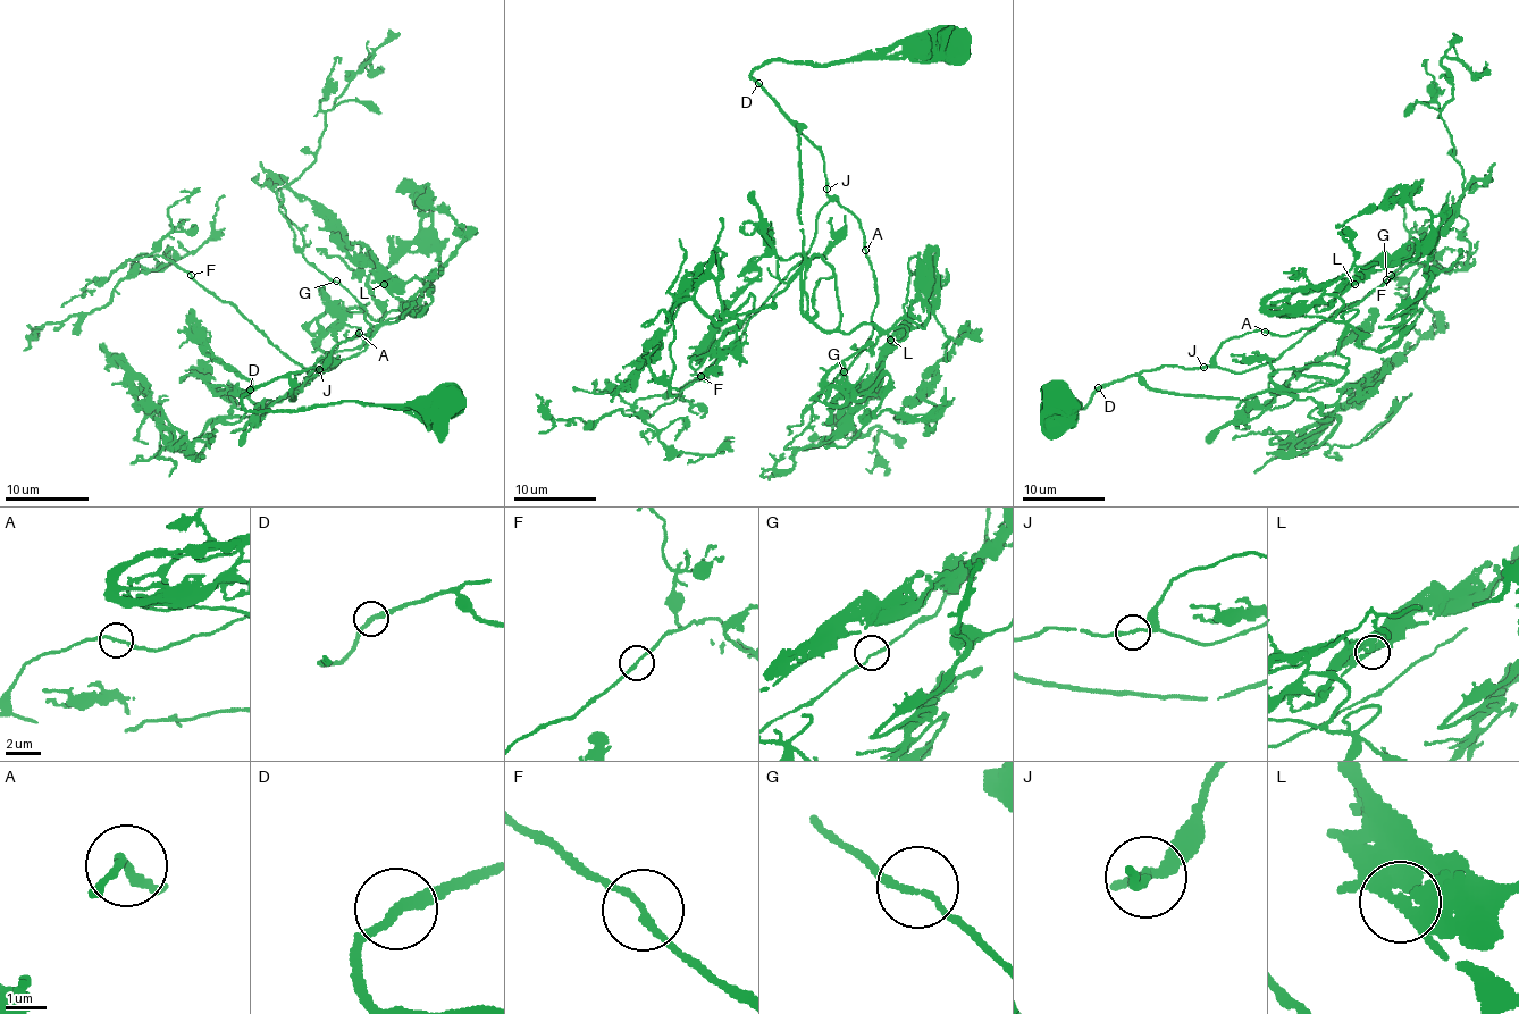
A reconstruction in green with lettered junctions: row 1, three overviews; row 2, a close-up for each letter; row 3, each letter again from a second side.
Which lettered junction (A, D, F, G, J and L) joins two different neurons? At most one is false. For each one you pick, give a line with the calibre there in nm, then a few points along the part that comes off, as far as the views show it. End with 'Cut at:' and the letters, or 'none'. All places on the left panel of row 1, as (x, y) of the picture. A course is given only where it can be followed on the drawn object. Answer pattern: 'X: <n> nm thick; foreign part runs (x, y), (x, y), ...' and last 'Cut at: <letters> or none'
Cut at: none

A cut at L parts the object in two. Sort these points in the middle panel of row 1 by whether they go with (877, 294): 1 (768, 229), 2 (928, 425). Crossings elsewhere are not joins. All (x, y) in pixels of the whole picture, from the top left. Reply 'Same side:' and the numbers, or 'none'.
Same side: none

